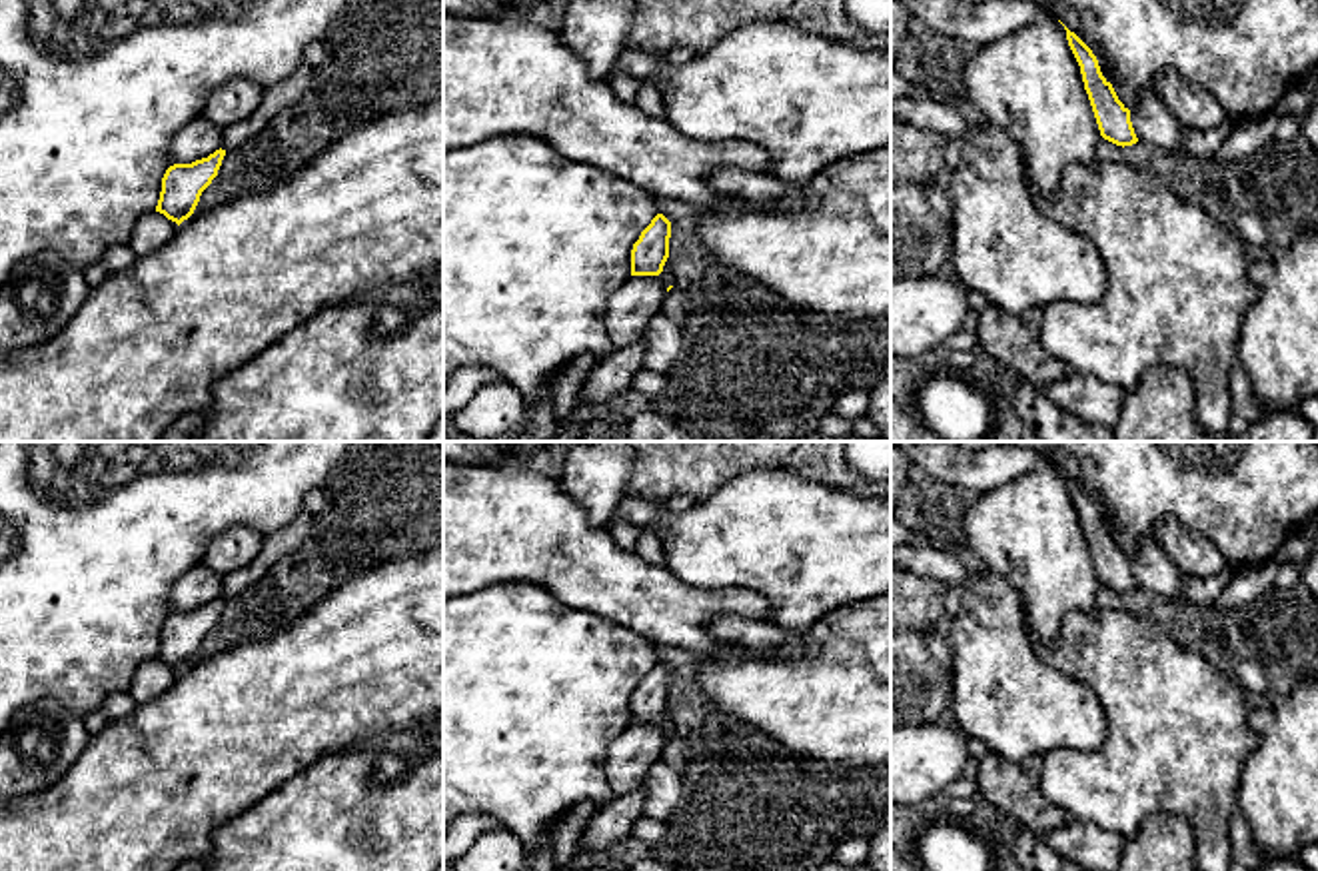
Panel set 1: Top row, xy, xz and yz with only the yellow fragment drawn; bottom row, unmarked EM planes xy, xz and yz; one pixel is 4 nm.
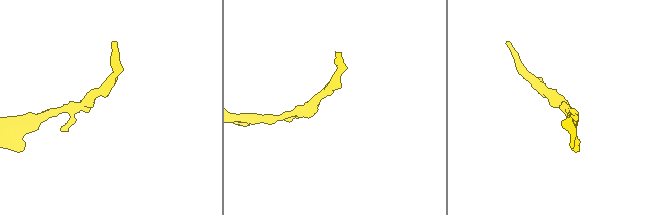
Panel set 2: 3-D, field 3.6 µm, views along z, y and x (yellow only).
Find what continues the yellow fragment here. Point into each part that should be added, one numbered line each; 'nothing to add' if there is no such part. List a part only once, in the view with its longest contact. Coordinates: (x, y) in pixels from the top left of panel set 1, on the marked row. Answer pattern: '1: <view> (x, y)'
nothing to add

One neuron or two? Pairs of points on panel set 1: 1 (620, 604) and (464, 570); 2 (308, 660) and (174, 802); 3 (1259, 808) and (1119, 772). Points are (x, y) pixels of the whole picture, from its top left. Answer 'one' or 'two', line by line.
1: one
2: one
3: two

